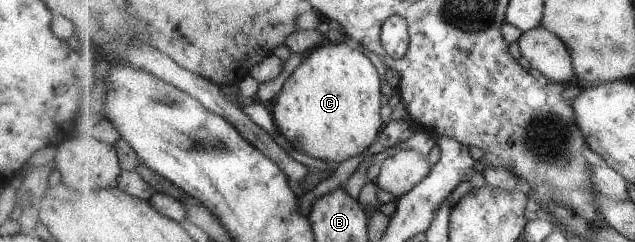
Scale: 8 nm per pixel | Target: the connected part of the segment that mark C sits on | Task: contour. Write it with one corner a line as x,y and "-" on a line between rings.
325,40
304,53
302,61
273,100
273,109
270,113
272,121
292,148
312,158
324,160
333,170
344,160
366,152
376,142
386,122
382,121
380,116
382,78
376,66
360,50
350,48
345,43
332,45

